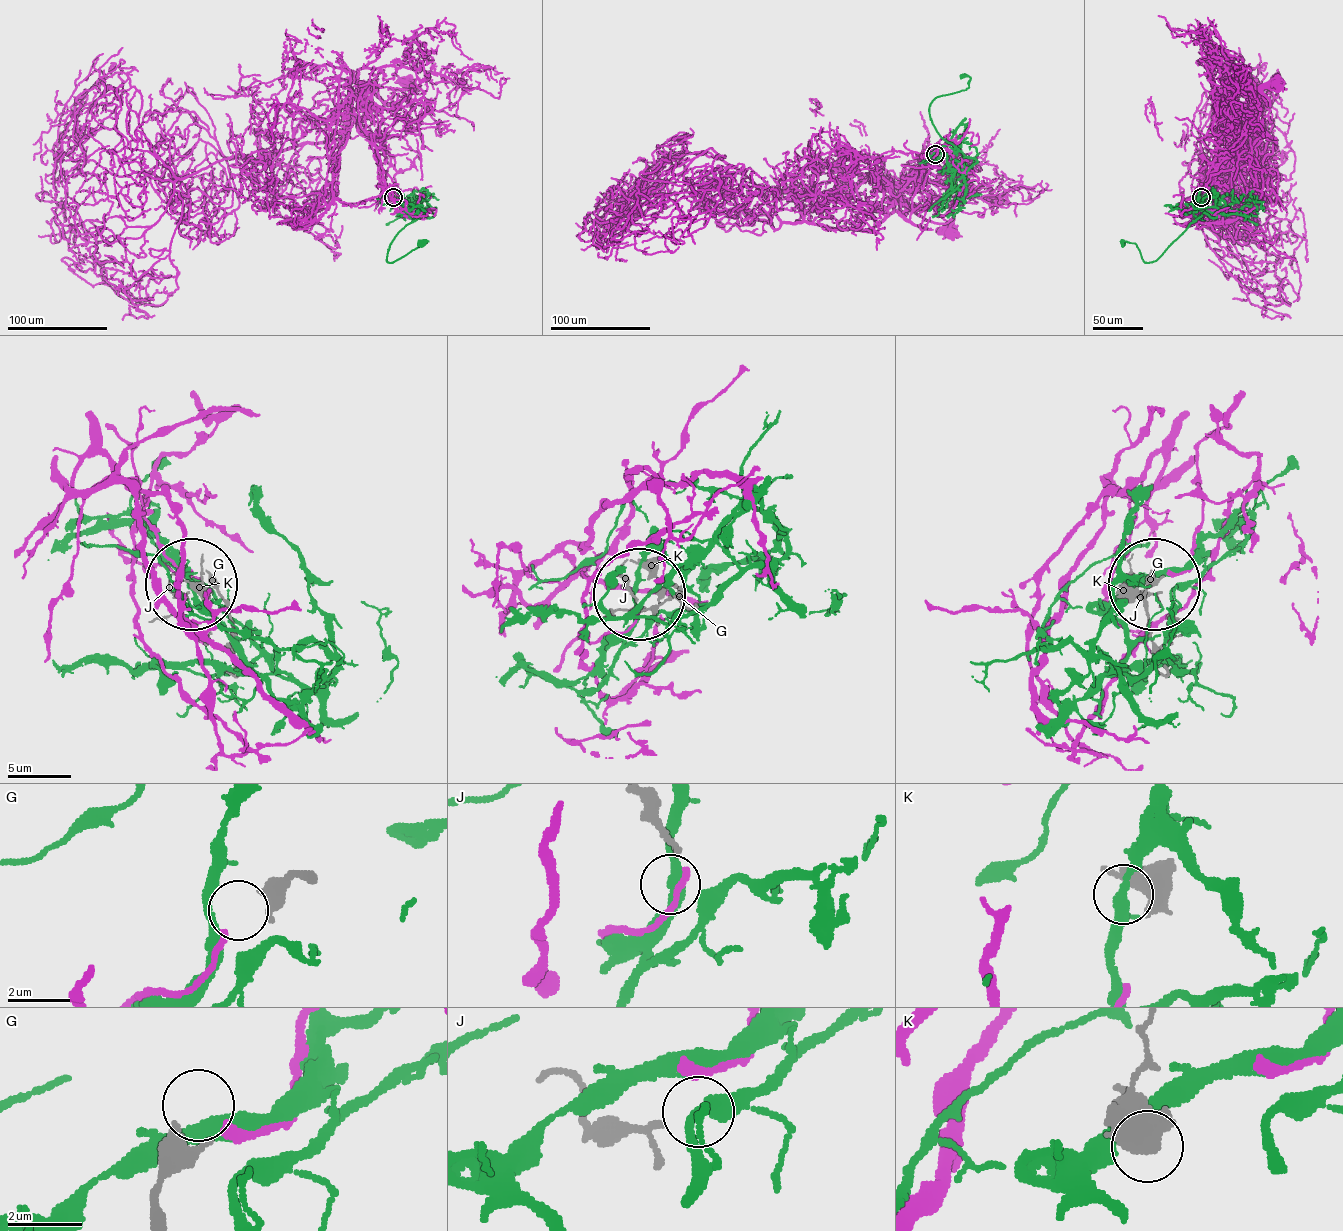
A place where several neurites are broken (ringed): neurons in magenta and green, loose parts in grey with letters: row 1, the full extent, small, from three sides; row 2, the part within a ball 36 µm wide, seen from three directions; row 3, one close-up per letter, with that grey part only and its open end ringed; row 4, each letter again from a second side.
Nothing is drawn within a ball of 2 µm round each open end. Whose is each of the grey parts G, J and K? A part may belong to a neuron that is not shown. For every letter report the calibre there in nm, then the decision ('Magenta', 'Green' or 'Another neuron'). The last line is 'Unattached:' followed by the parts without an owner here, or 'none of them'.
G: Thickness 320 nm. Magenta
J: Thickness 130 nm. Another neuron
K: Thickness 480 nm. Another neuron
Unattached: J, K

